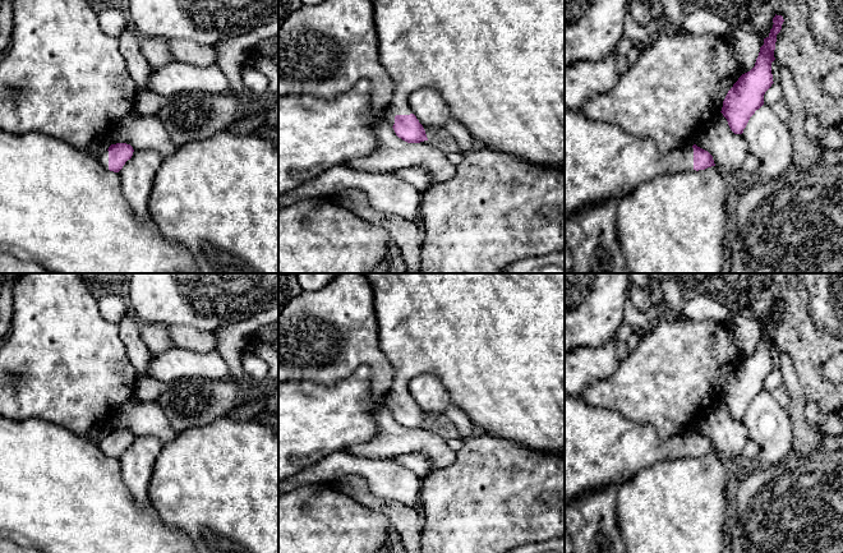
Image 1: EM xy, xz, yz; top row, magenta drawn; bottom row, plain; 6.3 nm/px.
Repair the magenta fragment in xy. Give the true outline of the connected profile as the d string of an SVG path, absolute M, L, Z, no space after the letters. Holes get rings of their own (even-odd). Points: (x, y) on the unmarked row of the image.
M126 429L111 430L97 444L101 451L110 457L119 458L125 448L133 442L133 433Z

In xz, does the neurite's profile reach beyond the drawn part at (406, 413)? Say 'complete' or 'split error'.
split error

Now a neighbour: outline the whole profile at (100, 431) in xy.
M110 419L95 425L91 430L88 437L95 441L96 443L98 443L103 437L109 436L109 433L111 432L111 425L110 425Z

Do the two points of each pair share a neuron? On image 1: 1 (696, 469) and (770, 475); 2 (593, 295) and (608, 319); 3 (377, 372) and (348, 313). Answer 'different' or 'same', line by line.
1: different
2: same
3: same

